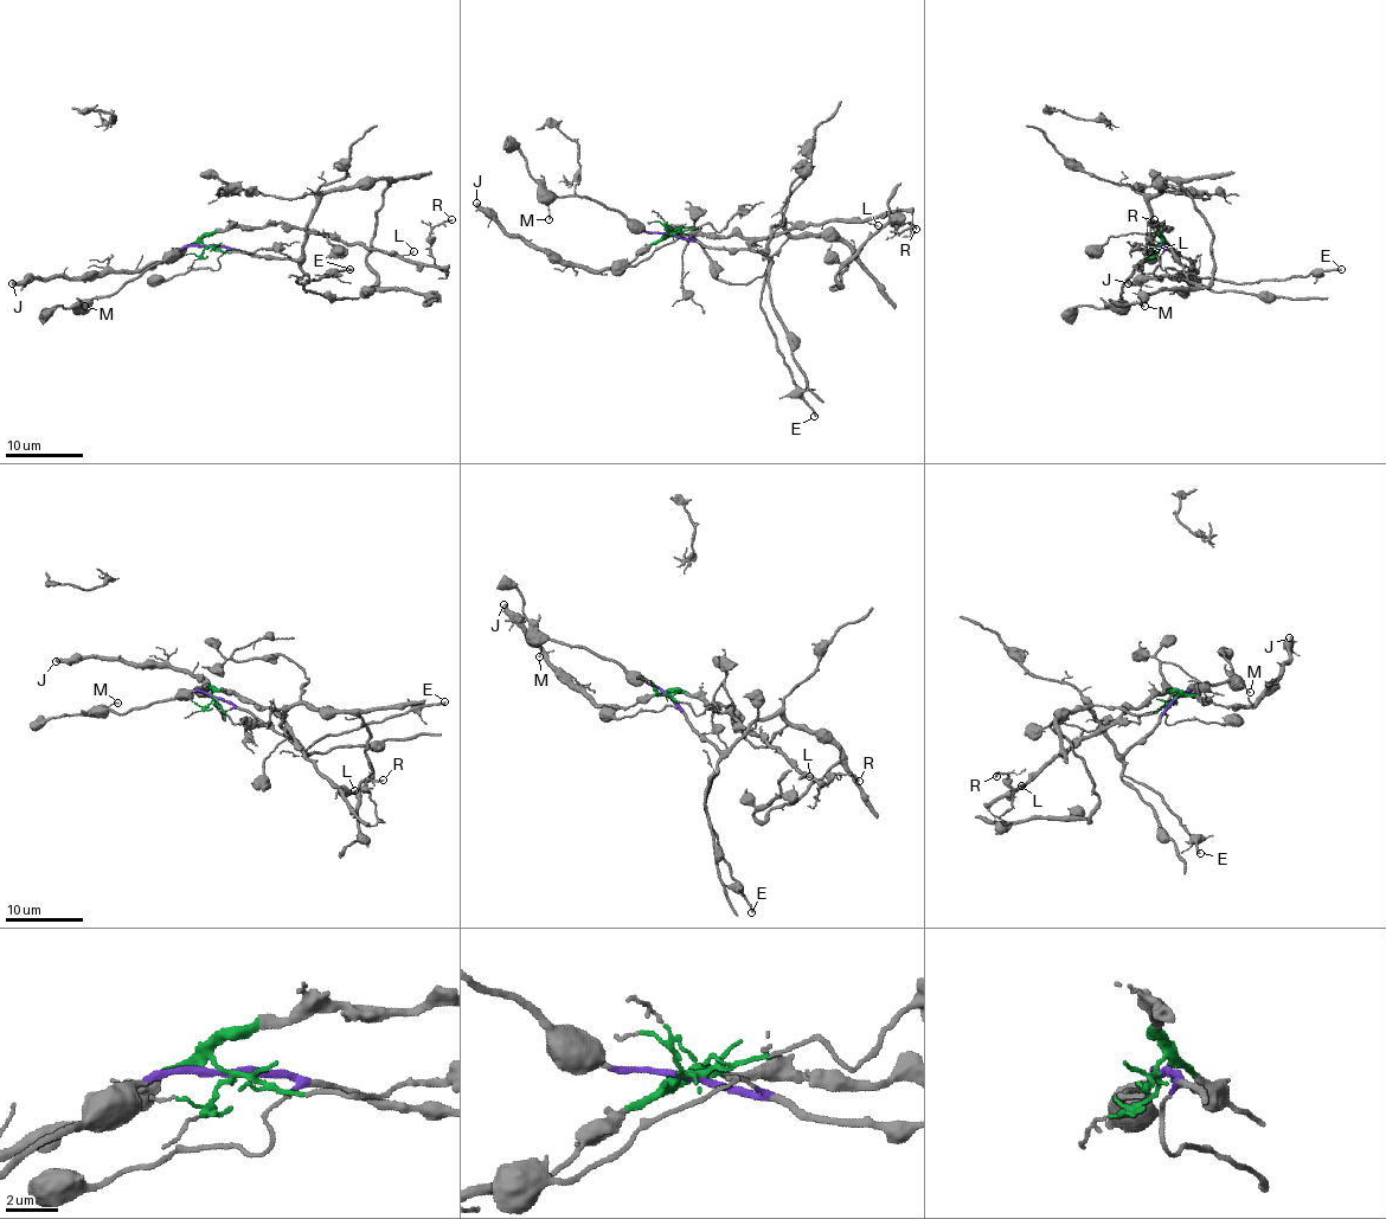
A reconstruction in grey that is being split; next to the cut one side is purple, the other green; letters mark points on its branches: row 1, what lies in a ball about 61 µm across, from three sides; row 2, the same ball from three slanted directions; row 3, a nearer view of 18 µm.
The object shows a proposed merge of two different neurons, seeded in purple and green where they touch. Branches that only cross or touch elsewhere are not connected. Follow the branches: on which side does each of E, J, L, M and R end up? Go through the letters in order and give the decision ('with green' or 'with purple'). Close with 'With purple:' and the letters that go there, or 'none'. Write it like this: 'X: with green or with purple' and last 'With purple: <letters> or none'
E: with purple
J: with green
L: with green
M: with purple
R: with green
With purple: E, M

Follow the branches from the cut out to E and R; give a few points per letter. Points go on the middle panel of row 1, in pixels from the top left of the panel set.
E: (672, 233), (718, 249), (754, 249), (771, 262), (762, 294), (763, 313), (796, 393), (814, 417)
R: (672, 233), (756, 237), (892, 211), (911, 217), (900, 235), (894, 231), (910, 223), (916, 229)

